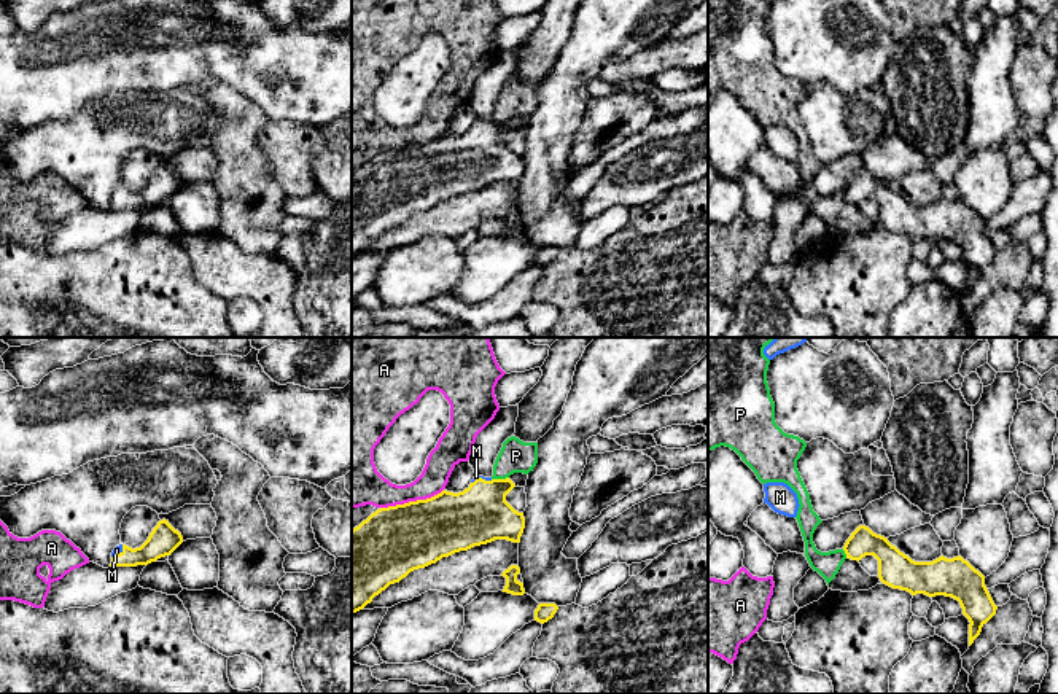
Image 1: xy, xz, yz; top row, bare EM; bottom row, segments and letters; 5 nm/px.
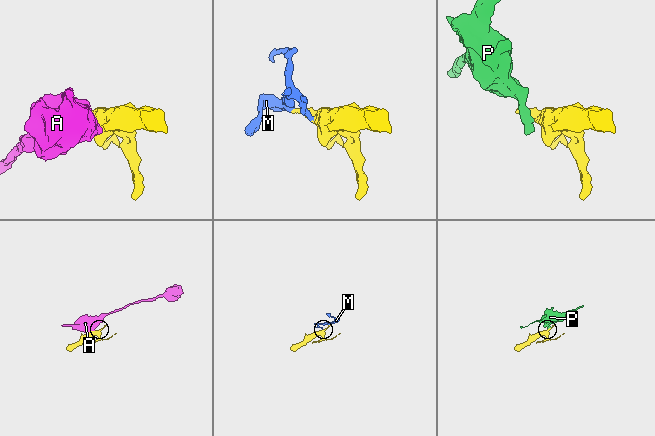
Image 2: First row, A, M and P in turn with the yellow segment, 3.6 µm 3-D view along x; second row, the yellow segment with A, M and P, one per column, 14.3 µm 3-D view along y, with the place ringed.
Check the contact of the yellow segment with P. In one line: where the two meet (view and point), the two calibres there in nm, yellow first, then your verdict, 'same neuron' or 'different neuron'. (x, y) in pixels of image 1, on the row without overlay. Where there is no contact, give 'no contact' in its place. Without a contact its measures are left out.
xz (500, 123) | 300/160 nm | different neuron

